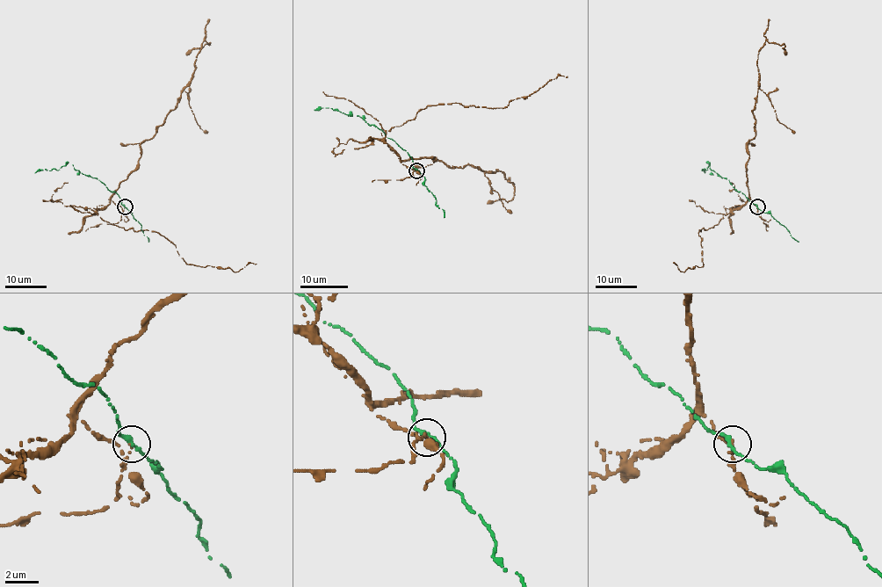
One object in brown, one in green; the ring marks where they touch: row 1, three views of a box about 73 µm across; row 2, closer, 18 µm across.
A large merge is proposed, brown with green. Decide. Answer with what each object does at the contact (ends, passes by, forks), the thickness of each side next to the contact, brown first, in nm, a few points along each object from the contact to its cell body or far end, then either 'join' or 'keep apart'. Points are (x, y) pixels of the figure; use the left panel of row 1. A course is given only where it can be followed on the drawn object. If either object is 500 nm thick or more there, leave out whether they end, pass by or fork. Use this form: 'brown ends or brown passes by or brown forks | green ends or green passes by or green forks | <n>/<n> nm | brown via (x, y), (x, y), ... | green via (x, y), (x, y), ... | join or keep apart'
brown ends | green passes by | 170/280 nm | brown via (125, 206), (116, 205), (112, 193), (138, 164), (140, 145), (174, 109), (202, 42), (210, 42), (186, 55) | green via (124, 206), (115, 192), (111, 192), (97, 178), (82, 174), (68, 163), (59, 170), (45, 169), (35, 173) | keep apart

